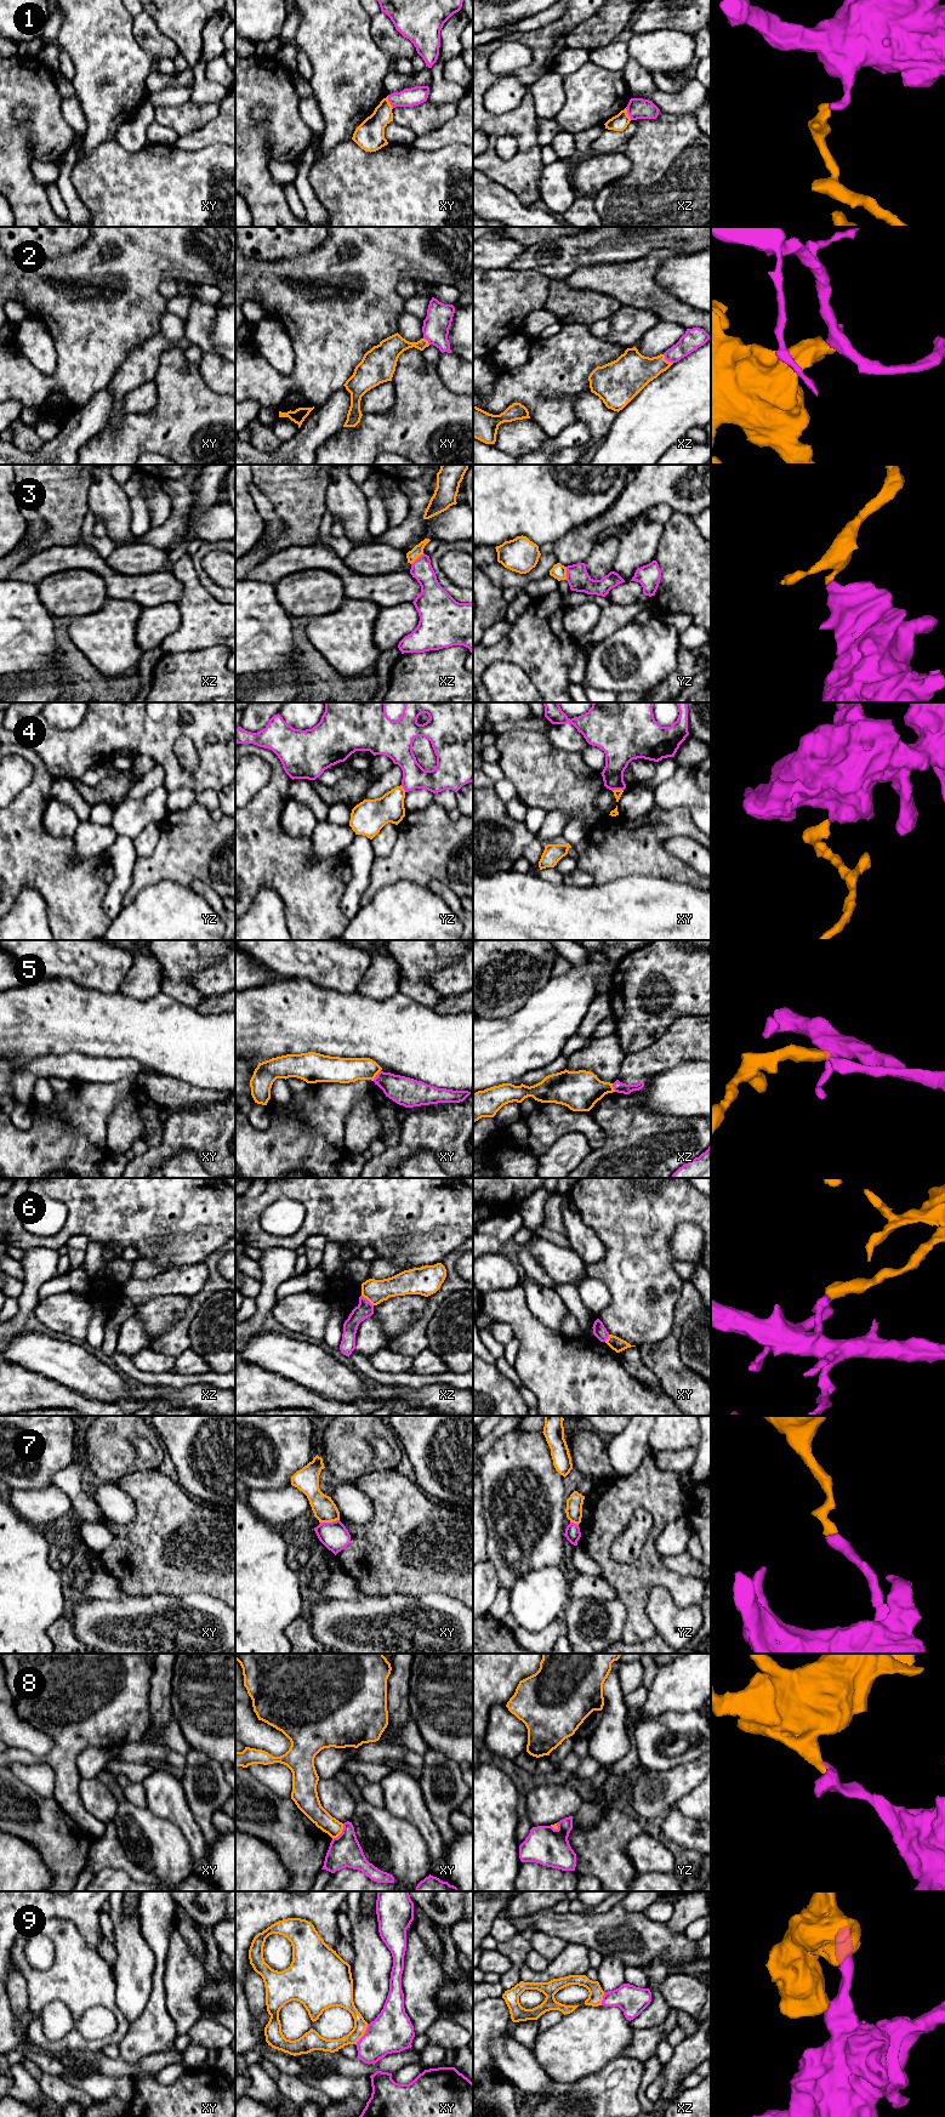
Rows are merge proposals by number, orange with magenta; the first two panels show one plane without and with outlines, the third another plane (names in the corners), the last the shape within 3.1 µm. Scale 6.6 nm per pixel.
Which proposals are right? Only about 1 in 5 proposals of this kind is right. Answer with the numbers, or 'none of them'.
none of them

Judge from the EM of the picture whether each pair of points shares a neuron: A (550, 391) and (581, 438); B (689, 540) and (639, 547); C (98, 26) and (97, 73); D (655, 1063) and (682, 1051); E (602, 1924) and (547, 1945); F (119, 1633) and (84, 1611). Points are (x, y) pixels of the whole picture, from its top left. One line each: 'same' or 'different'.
A: different
B: different
C: same
D: same
E: different
F: same

